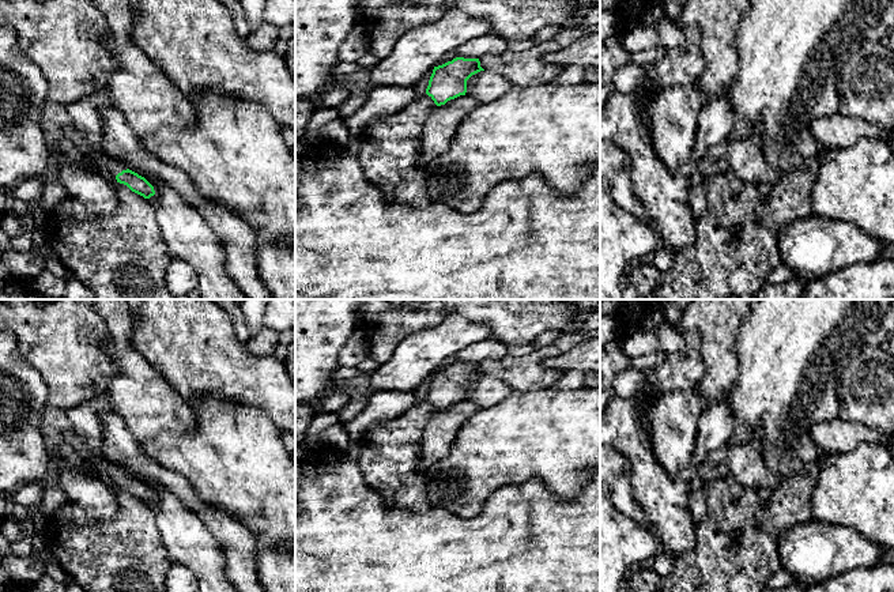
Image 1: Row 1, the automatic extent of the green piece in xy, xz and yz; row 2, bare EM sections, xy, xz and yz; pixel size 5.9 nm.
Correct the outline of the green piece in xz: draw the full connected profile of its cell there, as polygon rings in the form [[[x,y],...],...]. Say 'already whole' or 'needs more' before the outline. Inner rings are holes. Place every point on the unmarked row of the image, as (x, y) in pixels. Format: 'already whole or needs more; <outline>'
already whole; [[[456,362],[442,370],[434,372],[426,399],[437,411],[445,410],[467,397],[467,385],[484,376],[479,363]]]

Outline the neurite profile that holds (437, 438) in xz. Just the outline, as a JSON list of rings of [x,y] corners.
[[[460,400],[431,415],[420,437],[420,471],[449,455],[461,423],[479,410],[482,407],[472,400]]]

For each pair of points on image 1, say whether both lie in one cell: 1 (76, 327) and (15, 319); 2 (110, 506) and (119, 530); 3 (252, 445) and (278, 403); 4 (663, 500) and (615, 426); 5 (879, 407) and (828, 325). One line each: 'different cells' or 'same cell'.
1: same cell
2: different cells
3: different cells
4: same cell
5: different cells

